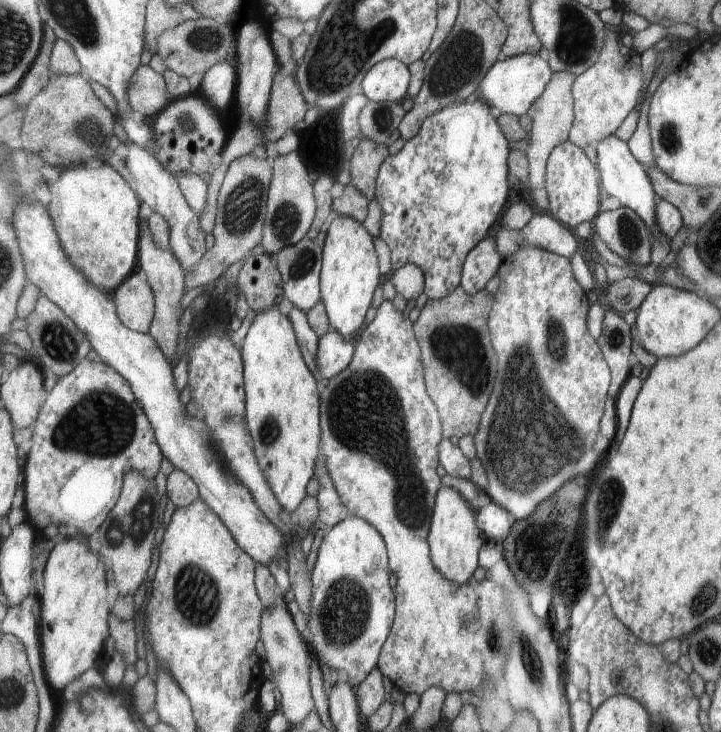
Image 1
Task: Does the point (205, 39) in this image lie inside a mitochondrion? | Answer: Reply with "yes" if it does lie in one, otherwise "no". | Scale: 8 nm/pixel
yes

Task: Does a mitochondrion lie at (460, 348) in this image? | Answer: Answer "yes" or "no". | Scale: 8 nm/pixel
yes

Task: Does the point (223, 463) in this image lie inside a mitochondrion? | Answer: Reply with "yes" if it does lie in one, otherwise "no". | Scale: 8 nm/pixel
no

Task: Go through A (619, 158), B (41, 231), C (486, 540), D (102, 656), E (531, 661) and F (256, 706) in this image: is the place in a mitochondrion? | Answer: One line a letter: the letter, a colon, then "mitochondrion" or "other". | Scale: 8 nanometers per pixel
A: other
B: other
C: other
D: other
E: mitochondrion
F: other

